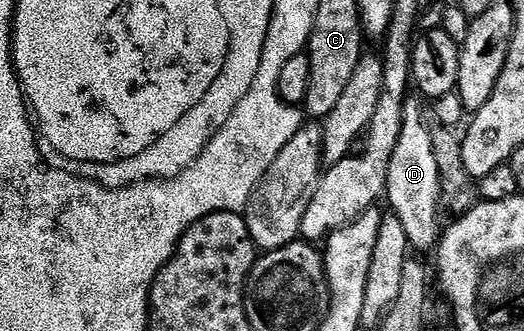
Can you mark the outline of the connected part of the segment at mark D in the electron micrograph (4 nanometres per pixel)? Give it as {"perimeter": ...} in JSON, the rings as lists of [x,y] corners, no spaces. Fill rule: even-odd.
{"perimeter":[[[411,97],[403,104],[401,137],[397,141],[397,149],[393,149],[393,157],[389,161],[385,192],[385,199],[391,202],[390,214],[401,223],[405,237],[408,238],[410,246],[416,252],[427,251],[430,247],[432,250],[441,238],[437,160],[434,157],[430,131],[425,118],[423,119],[422,113],[419,112],[418,102],[420,103],[418,98]]]}

